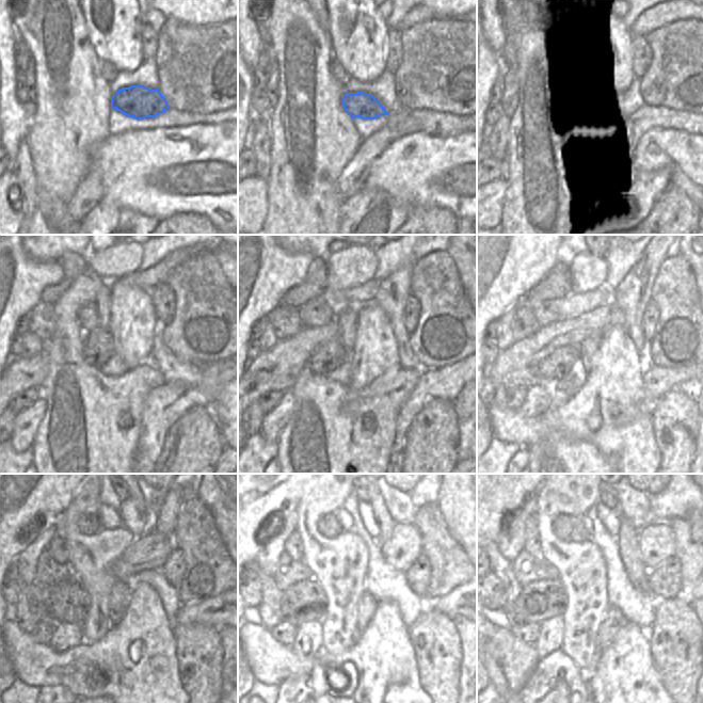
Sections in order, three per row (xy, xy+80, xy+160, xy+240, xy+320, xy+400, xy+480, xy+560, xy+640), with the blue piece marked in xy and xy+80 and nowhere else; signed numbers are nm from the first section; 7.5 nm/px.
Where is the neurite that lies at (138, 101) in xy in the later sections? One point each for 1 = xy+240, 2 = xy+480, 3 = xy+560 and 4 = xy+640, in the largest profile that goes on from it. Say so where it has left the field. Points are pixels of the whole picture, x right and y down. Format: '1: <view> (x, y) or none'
1: xy+240 (98, 347)
2: xy+480 (69, 602)
3: xy+560 (305, 601)
4: xy+640 (542, 600)

